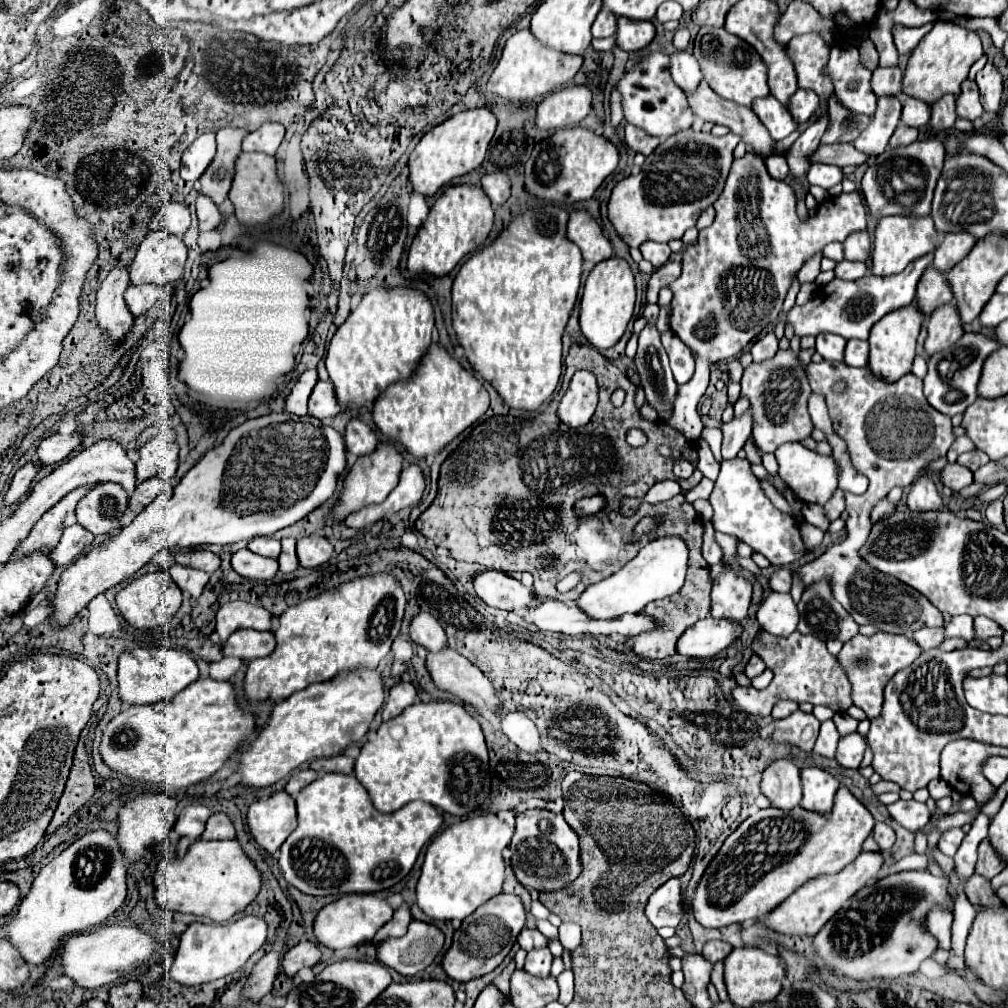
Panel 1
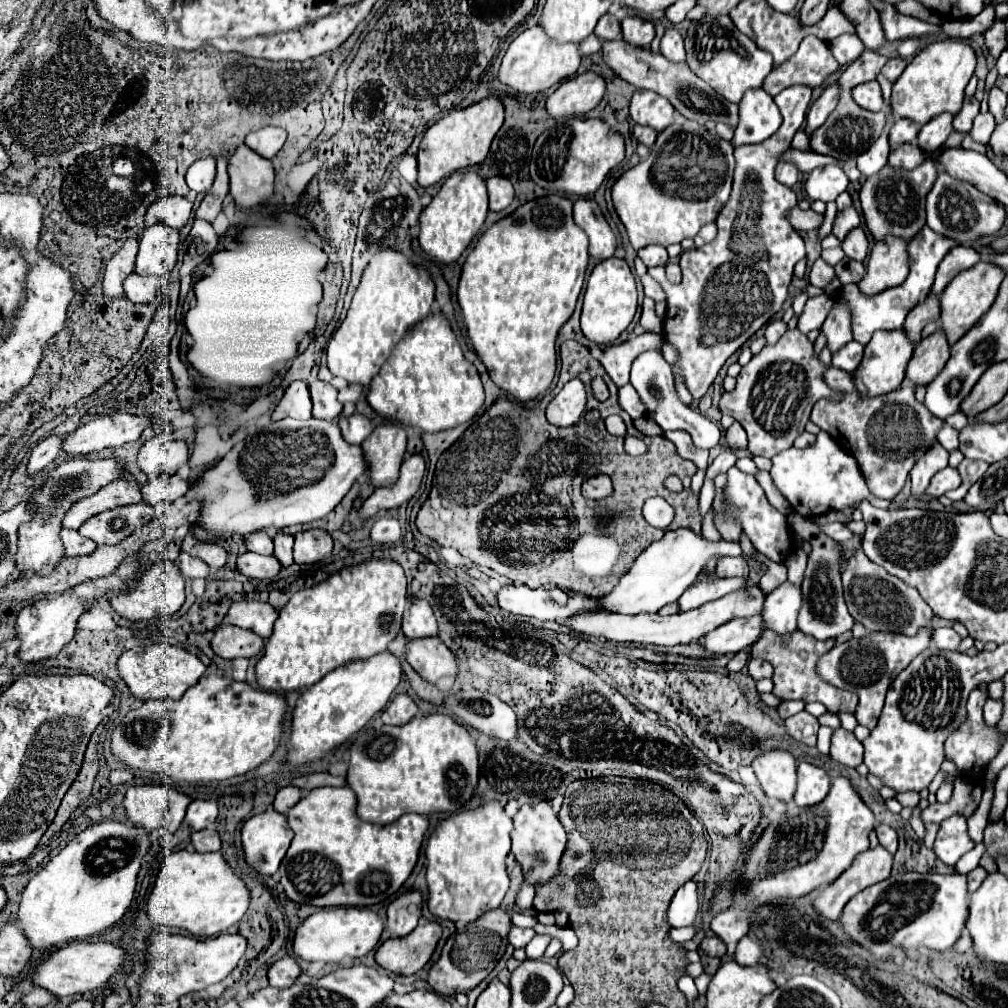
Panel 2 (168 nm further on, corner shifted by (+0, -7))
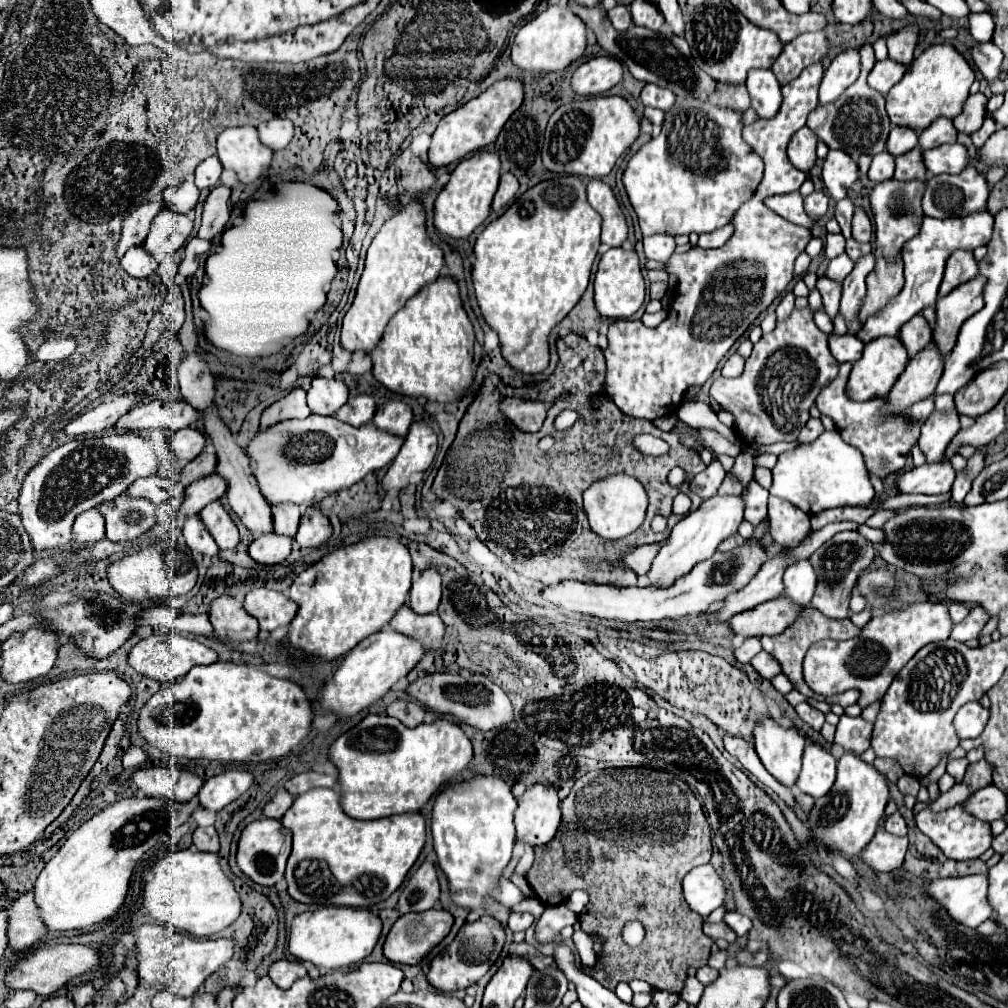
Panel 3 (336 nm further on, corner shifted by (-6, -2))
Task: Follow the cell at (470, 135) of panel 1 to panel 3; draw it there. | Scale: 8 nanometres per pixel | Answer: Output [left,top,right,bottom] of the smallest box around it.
[428,79,524,169]

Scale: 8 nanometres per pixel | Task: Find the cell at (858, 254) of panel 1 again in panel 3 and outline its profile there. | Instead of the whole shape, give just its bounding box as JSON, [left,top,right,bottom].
[852,207,872,243]

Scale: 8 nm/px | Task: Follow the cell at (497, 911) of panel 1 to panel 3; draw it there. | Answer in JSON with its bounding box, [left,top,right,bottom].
[426,915,506,991]

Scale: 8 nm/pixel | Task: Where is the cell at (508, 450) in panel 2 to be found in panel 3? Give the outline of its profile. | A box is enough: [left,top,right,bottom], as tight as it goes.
[432,333,706,585]

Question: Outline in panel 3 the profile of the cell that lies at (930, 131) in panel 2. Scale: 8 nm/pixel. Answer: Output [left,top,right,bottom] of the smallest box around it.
[920,117,958,149]

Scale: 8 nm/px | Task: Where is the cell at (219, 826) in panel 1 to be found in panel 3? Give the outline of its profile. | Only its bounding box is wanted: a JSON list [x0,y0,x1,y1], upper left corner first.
[194,827,220,853]

